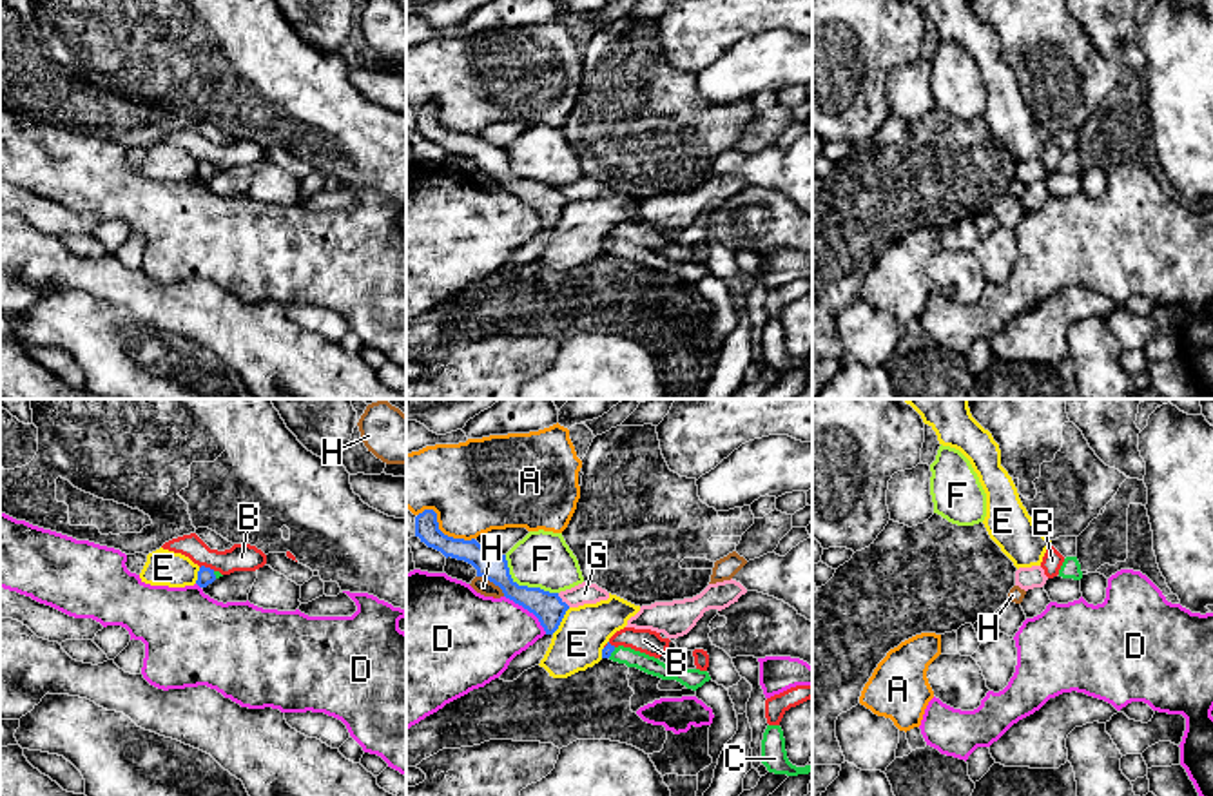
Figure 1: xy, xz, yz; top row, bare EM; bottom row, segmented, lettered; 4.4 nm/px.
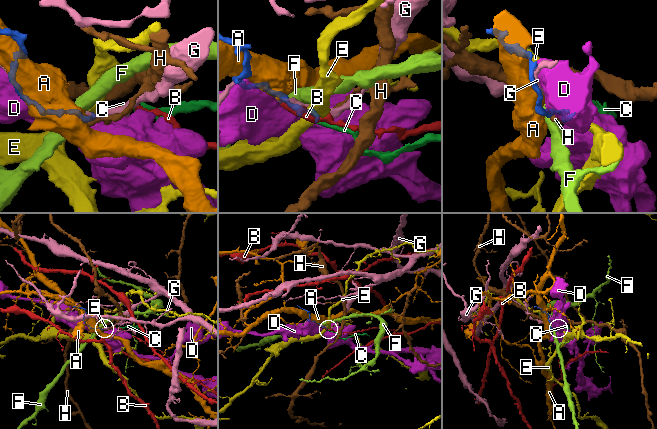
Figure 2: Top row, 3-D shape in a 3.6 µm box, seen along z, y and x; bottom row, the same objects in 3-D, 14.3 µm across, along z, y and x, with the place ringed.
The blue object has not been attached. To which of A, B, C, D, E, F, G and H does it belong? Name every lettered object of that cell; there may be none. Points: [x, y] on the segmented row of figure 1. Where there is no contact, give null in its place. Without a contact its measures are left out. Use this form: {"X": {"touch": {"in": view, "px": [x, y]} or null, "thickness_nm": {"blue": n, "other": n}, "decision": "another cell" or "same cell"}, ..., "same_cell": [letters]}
{"A": {"touch": {"in": "xz", "px": [439, 530]}, "thickness_nm": {"blue": 110, "other": 420}, "decision": "another cell"}, "B": {"touch": {"in": "xy", "px": [207, 568]}, "thickness_nm": {"blue": 80, "other": 130}, "decision": "another cell"}, "C": {"touch": {"in": "xz", "px": [611, 651]}, "thickness_nm": {"blue": 50, "other": 80}, "decision": "same cell"}, "D": {"touch": {"in": "xz", "px": [528, 610]}, "thickness_nm": {"blue": 140, "other": 360}, "decision": "another cell"}, "E": {"touch": {"in": "xz", "px": [561, 621]}, "thickness_nm": {"blue": 140, "other": 220}, "decision": "another cell"}, "F": {"touch": {"in": "xz", "px": [524, 586]}, "thickness_nm": {"blue": 140, "other": 260}, "decision": "another cell"}, "G": {"touch": {"in": "xz", "px": [564, 602]}, "thickness_nm": {"blue": 140, "other": 100}, "decision": "another cell"}, "H": {"touch": {"in": "xz", "px": [492, 581]}, "thickness_nm": {"blue": 130, "other": 70}, "decision": "another cell"}, "same_cell": ["C"]}

